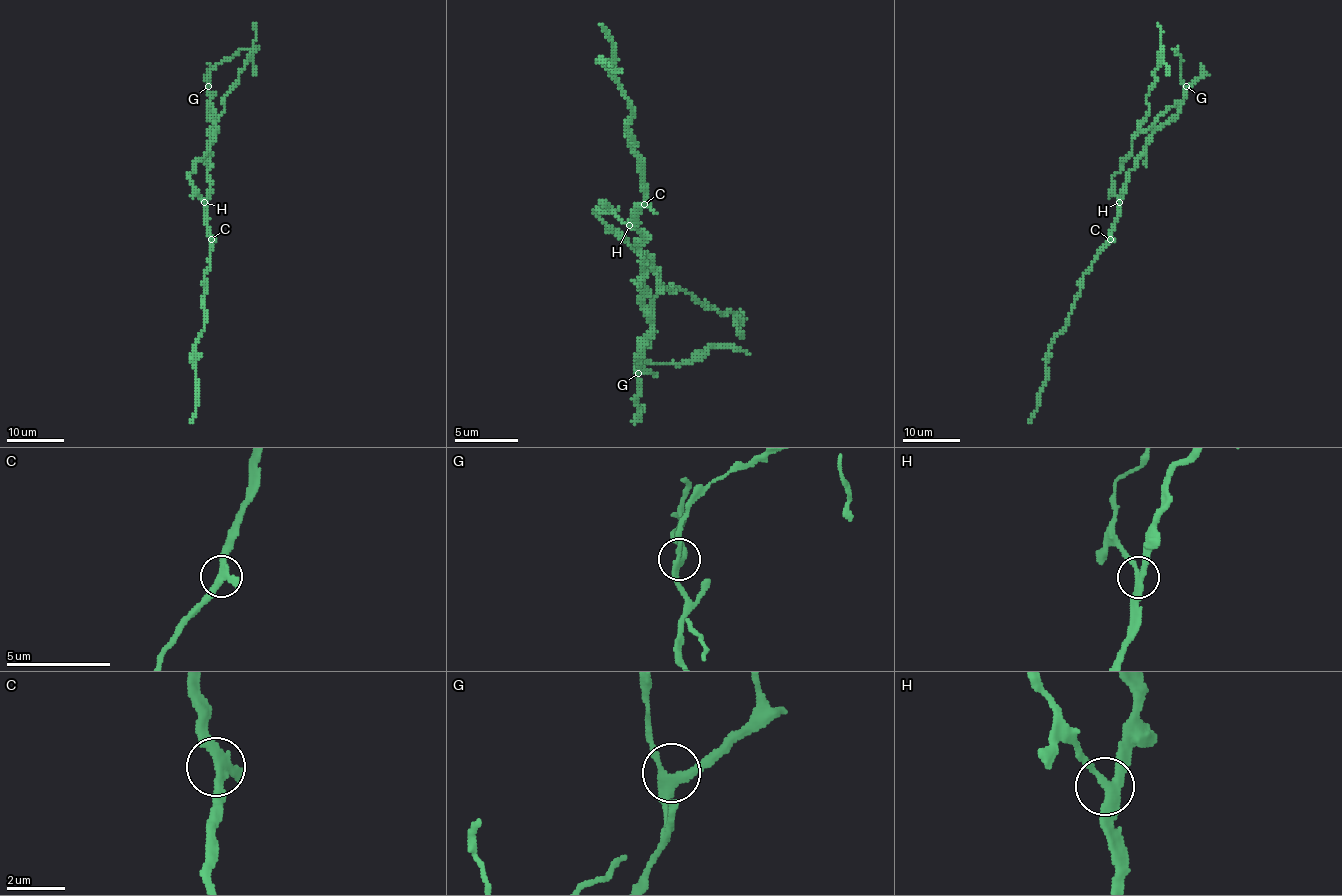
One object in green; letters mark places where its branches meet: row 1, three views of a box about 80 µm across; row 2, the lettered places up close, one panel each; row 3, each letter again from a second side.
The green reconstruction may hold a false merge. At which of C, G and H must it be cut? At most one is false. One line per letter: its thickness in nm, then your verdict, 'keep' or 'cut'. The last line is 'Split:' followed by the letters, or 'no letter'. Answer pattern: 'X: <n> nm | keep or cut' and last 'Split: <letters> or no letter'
C: 280 nm | keep
G: 240 nm | keep
H: 280 nm | cut
Split: H

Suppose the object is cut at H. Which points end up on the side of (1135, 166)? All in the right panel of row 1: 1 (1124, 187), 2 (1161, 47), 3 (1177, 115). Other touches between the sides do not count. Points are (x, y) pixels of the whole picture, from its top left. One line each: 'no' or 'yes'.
1: yes
2: no
3: yes

